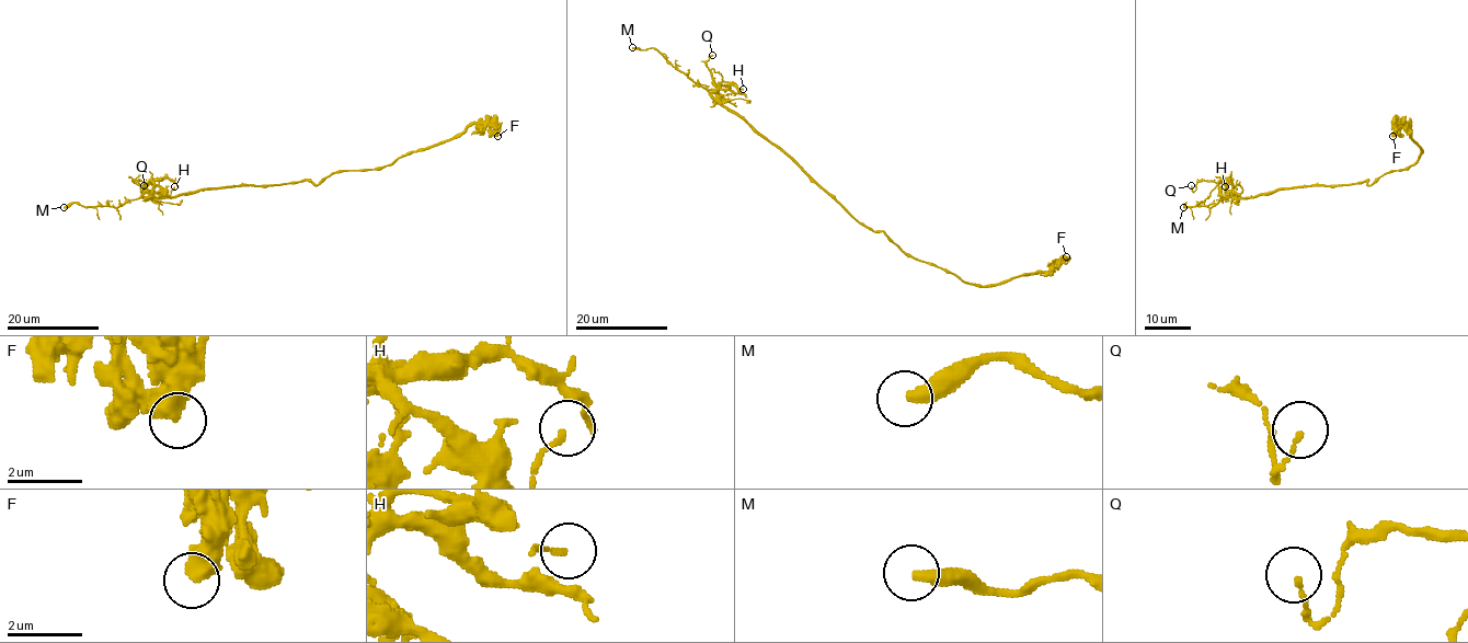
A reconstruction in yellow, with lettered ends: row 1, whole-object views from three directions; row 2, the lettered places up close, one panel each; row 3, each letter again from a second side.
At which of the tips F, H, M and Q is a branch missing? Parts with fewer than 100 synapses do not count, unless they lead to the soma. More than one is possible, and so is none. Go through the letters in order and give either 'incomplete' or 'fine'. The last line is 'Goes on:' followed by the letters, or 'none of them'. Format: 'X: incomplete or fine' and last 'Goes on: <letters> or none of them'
F: fine
H: fine
M: incomplete
Q: fine
Goes on: M

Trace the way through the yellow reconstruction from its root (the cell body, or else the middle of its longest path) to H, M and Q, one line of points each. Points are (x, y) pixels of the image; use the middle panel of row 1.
H: (847, 211), (788, 156), (732, 113), (715, 92), (722, 82), (732, 82), (743, 89)
M: (847, 211), (788, 156), (730, 112), (706, 89), (677, 70), (656, 49), (632, 47)
Q: (847, 211), (788, 156), (721, 103), (707, 65), (712, 55)

